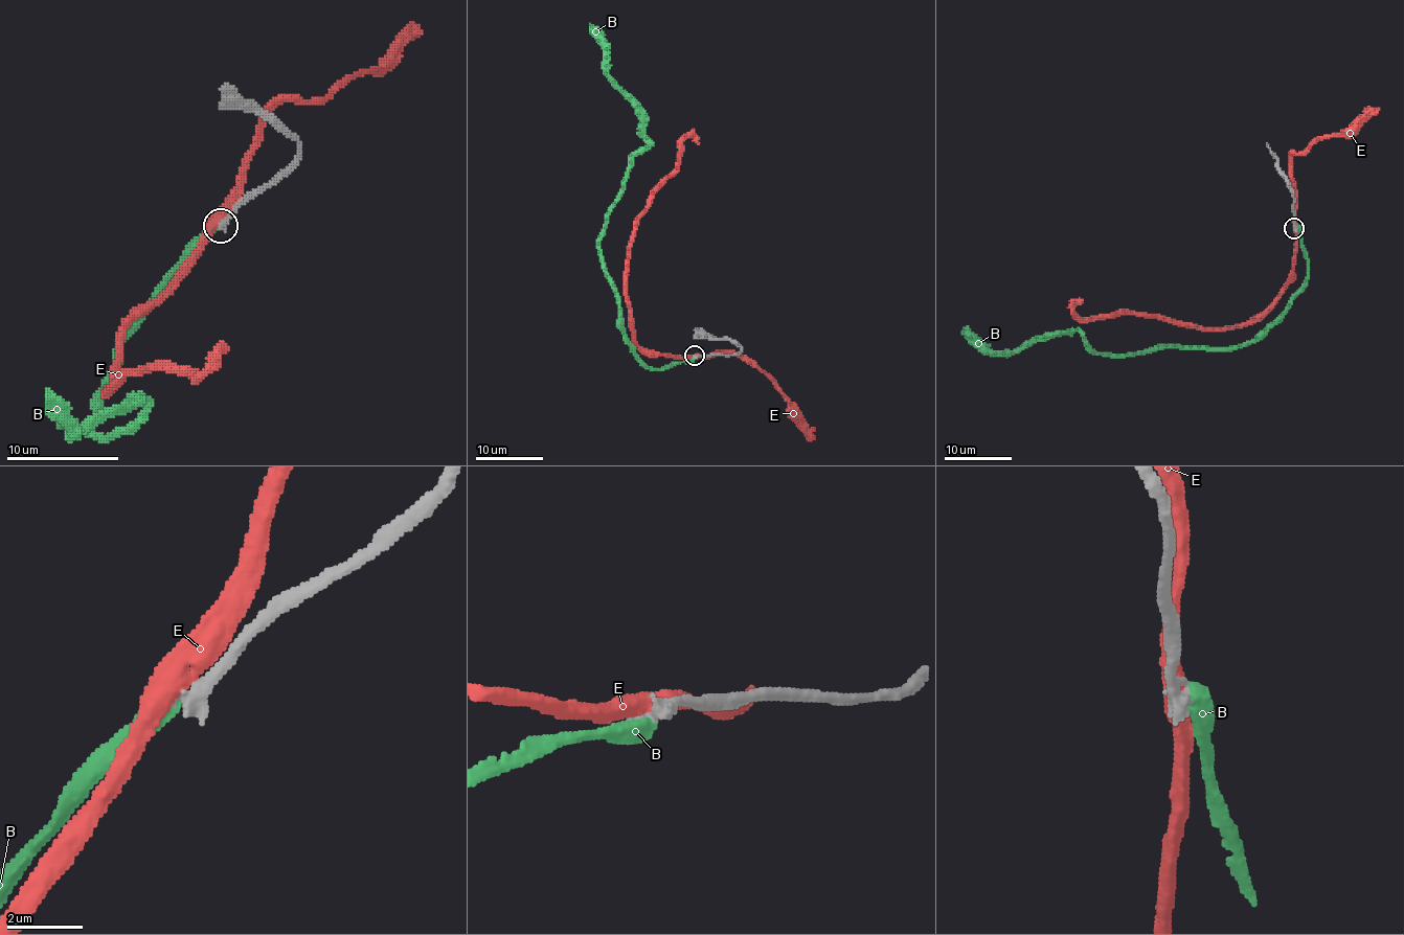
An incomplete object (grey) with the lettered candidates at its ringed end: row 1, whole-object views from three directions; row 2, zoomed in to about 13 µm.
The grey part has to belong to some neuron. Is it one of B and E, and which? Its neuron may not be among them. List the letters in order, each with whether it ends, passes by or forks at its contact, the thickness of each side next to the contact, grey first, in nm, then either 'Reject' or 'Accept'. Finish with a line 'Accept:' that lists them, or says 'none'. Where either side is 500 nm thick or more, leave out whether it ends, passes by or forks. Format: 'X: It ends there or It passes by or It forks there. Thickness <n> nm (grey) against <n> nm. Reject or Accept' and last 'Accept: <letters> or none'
B: Thickness 420 nm (grey) against 550 nm. Reject
E: Thickness 480 nm (grey) against 500 nm. Reject
Accept: none

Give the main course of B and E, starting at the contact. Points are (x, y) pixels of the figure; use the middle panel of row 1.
B: (692, 359), (650, 368), (635, 354), (603, 263), (605, 214), (649, 142), (589, 23)
E: (695, 357), (647, 354), (635, 340), (627, 251), (650, 192), (675, 167), (680, 142), (691, 135), (697, 143)

